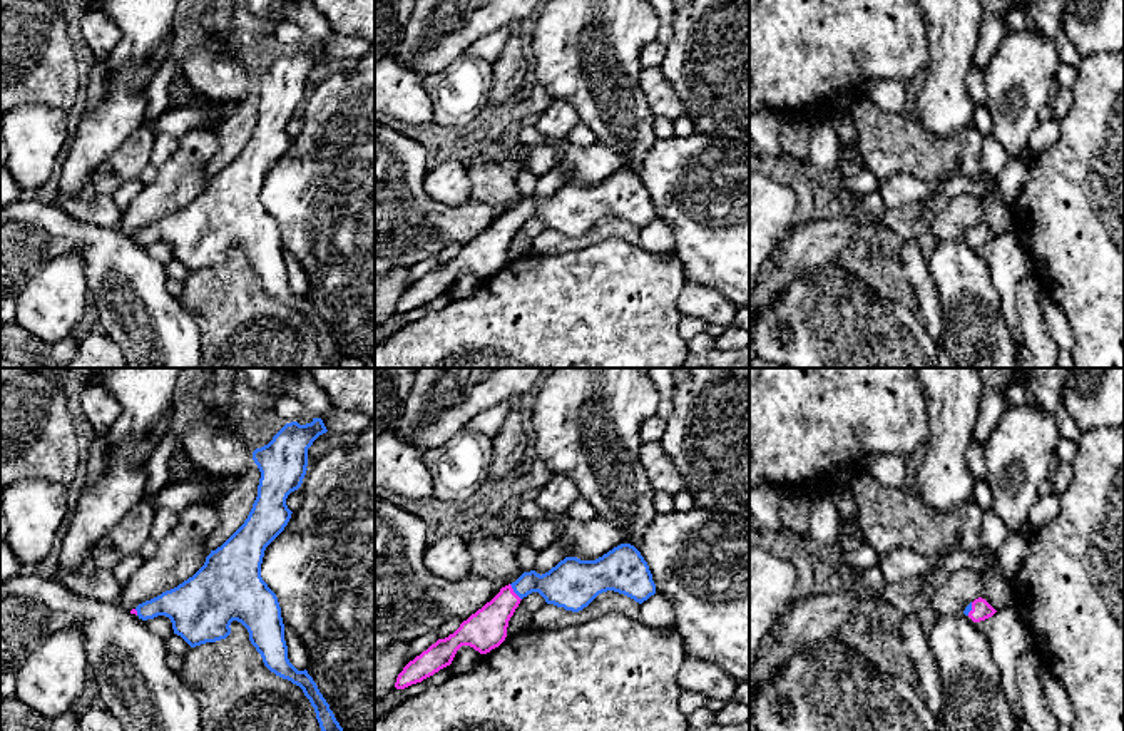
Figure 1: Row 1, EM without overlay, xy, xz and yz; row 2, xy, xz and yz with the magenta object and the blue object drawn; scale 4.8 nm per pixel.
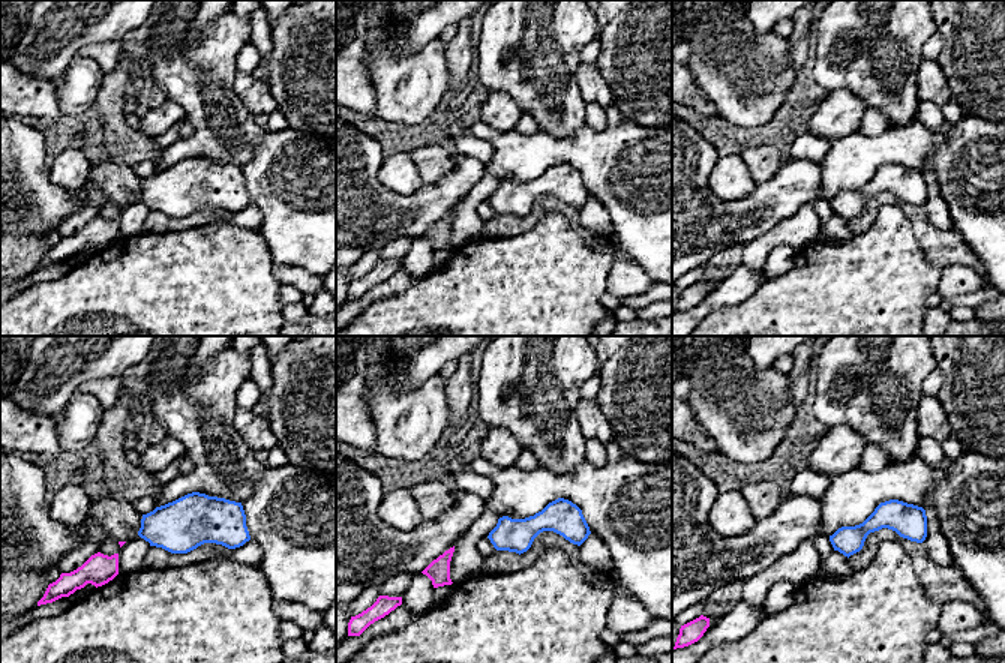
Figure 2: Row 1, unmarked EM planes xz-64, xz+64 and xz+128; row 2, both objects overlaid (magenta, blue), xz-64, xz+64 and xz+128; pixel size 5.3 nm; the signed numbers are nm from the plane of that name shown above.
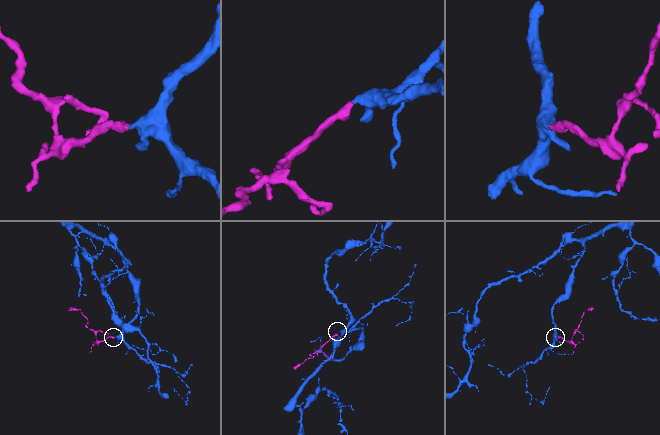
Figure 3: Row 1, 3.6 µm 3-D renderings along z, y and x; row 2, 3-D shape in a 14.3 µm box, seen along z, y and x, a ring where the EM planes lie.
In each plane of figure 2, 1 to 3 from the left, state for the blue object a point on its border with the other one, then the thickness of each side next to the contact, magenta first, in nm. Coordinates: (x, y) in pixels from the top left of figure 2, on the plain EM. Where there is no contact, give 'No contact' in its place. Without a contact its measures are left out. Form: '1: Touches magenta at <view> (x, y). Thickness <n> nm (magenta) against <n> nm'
1: No contact
2: No contact
3: No contact

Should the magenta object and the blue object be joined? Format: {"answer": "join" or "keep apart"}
{"answer": "join"}

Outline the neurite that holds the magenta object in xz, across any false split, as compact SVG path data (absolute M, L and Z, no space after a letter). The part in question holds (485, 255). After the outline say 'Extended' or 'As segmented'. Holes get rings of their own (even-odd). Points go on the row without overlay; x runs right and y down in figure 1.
M621 169L595 186L565 182L545 199L524 197L482 234L472 239L445 264L410 286L398 299L395 313L405 314L422 308L452 289L462 271L480 279L498 273L507 263L508 246L520 226L539 217L547 229L579 238L599 219L614 216L642 229L656 219L656 209L647 187L631 169Z. Extended

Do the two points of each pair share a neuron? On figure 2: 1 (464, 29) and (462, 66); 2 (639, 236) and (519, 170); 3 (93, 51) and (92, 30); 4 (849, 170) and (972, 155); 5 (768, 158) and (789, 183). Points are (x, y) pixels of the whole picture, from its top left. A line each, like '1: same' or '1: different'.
1: same
2: same
3: different
4: same
5: different

